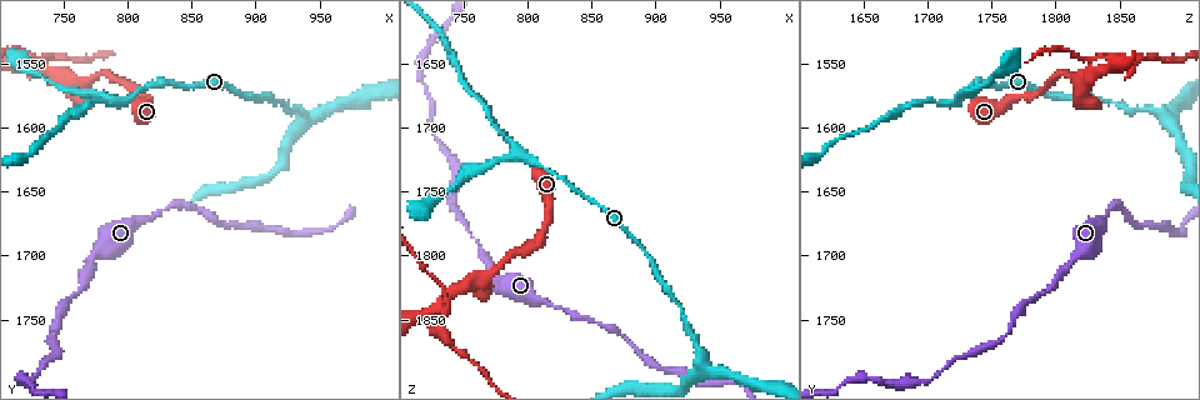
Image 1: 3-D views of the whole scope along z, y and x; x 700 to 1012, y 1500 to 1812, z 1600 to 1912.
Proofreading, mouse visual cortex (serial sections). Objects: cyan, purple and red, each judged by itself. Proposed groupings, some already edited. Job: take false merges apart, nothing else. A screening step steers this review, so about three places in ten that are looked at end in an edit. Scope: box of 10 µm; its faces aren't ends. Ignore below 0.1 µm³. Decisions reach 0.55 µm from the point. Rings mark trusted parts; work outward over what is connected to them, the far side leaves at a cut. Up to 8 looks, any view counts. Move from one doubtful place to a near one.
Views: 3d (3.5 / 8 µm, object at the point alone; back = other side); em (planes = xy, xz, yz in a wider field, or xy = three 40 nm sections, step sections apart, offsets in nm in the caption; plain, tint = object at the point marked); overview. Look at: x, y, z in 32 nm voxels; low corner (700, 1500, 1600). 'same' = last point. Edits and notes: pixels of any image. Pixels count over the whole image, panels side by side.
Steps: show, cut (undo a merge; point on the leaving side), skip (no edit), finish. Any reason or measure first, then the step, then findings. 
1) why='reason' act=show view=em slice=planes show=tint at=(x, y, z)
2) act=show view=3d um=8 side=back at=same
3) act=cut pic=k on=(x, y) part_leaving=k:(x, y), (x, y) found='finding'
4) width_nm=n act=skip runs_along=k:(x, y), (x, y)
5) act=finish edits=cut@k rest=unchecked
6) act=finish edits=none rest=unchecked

why='arms part here' act=show view=3d um=3.5 at=(792, 1578, 1720)

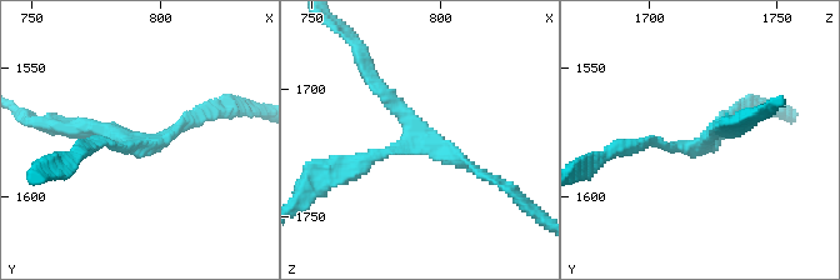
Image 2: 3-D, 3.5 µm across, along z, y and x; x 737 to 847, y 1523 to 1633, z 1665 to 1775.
act=show view=em slice=planes show=tint at=(792, 1581, 1719)

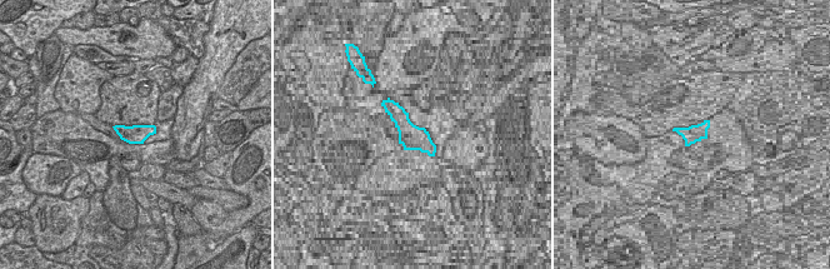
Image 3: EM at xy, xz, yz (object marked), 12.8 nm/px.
act=skip found='all the same cell'

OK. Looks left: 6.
why='thin arm on a thick one' act=show view=3d um=3.5 side=back at=(734, 1556, 1838)

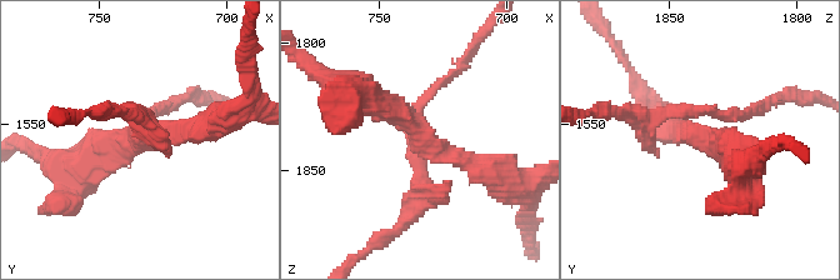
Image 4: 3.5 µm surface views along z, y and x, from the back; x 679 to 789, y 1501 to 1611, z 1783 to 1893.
arms=4 arm_widths_nm=150,200,250,400 why='now the EM' act=show view=em slice=planes show=tint at=(733, 1555, 1838)

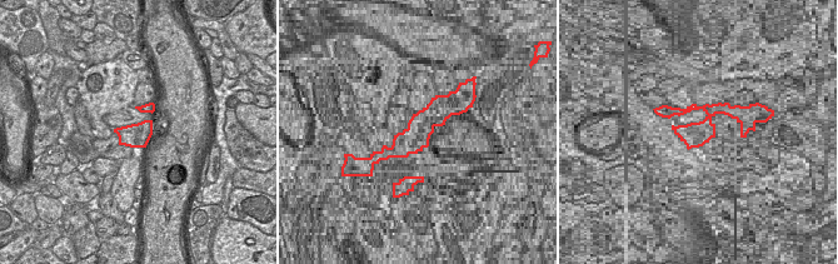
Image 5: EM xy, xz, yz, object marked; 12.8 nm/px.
act=show view=em slice=xy step=2 show=tint at=same

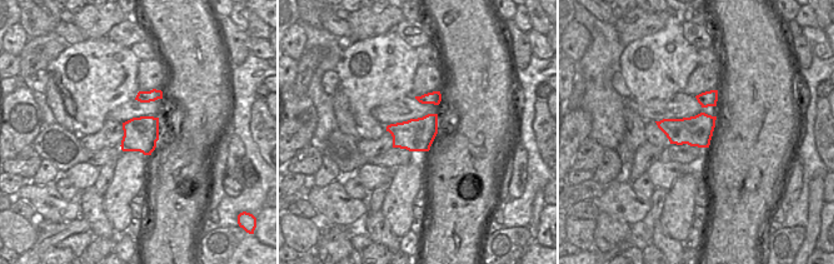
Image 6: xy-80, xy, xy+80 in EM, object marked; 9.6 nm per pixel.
act=cut pic=4 on=(423, 193) part_leaving=4:(416, 156), (420, 204), (370, 245) found='two cells meet here'

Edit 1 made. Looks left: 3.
act=finish edits=cut@4 rest=unchecked

